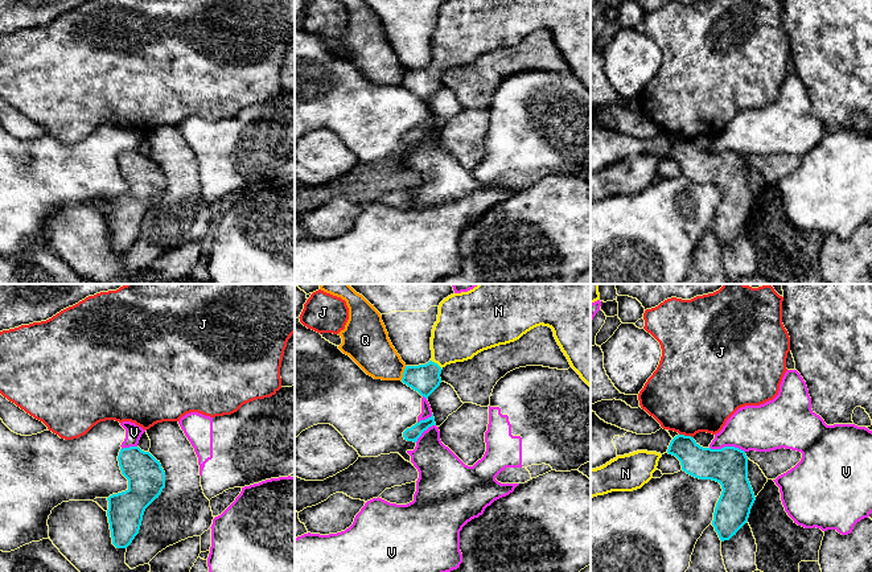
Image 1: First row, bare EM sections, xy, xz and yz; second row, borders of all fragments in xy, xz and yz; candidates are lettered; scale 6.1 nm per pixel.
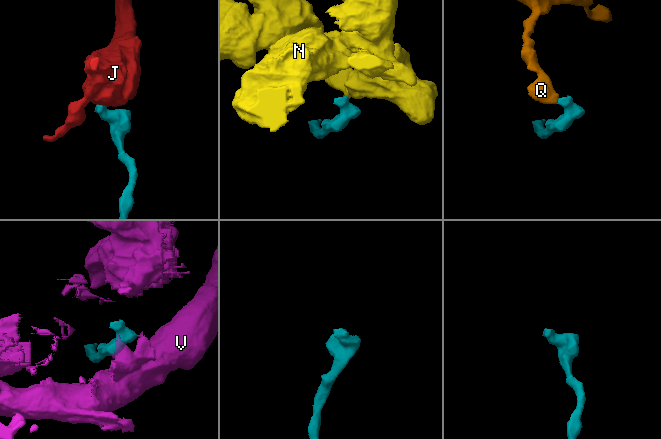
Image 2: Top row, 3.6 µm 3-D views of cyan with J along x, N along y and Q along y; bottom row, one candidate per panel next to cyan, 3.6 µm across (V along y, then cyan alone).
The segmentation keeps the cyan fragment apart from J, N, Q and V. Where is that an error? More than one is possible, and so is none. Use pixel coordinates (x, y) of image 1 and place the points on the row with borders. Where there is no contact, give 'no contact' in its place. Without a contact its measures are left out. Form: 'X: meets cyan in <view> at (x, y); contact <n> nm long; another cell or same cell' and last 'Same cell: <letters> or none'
J: meets cyan in yz at (686, 436); contact 90 nm long; another cell
N: meets cyan in xz at (436, 363); contact 90 nm long; same cell
Q: meets cyan in xz at (403, 373); contact 90 nm long; another cell
V: meets cyan in yz at (727, 447); contact 220 nm long; another cell
Same cell: N

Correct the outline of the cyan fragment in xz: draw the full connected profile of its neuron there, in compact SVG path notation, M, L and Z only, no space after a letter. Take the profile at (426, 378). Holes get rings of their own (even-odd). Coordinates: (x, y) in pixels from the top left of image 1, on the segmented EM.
M478 284L468 292L448 296L439 305L432 329L431 361L406 366L402 382L428 399L440 386L440 374L447 365L514 342L540 325L552 329L571 367L591 387L591 284Z

